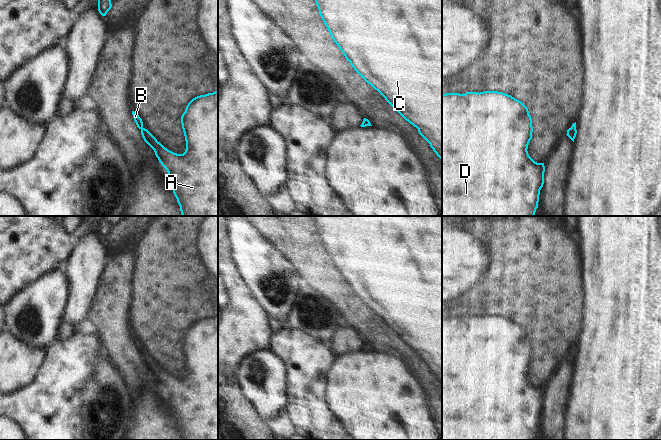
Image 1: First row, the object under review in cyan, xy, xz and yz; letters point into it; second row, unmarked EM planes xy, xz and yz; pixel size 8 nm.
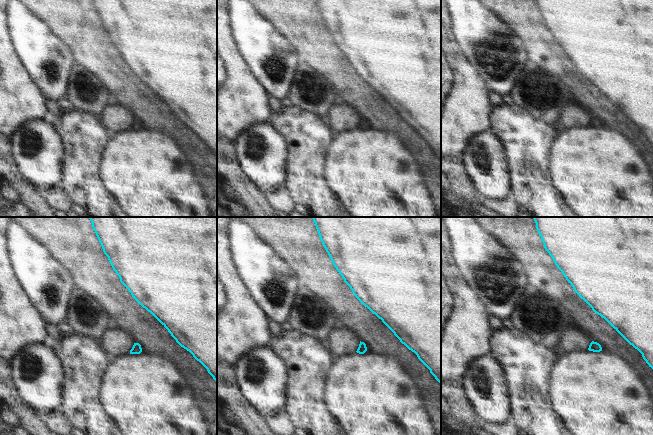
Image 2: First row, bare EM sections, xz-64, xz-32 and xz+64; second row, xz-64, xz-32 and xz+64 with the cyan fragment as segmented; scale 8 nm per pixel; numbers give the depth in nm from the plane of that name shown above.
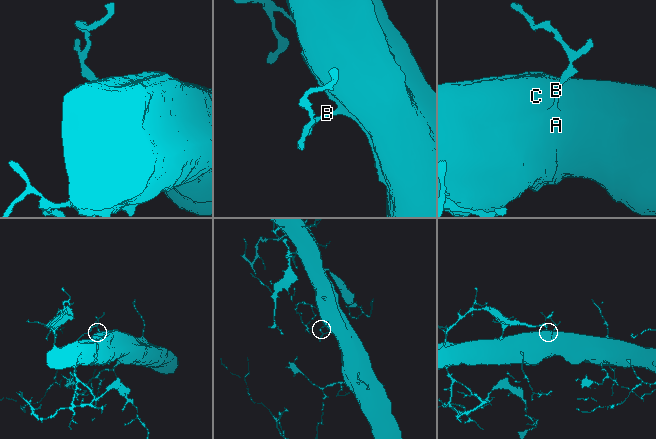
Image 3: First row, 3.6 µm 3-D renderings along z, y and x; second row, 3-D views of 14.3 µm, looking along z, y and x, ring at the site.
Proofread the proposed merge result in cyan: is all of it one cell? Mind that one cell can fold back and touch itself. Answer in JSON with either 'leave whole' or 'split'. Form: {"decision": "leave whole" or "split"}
{"decision": "leave whole"}

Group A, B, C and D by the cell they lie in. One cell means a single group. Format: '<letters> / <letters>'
A B C D

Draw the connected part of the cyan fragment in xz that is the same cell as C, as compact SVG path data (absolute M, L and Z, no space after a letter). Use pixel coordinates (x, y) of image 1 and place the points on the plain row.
M312 216L319 238L327 251L333 265L350 286L354 294L375 314L377 314L385 324L410 348L418 353L419 358L430 368L436 379L442 384L442 216Z

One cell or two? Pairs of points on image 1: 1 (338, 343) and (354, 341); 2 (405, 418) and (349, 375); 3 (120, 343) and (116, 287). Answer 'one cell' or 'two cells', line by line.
1: one cell
2: one cell
3: one cell

